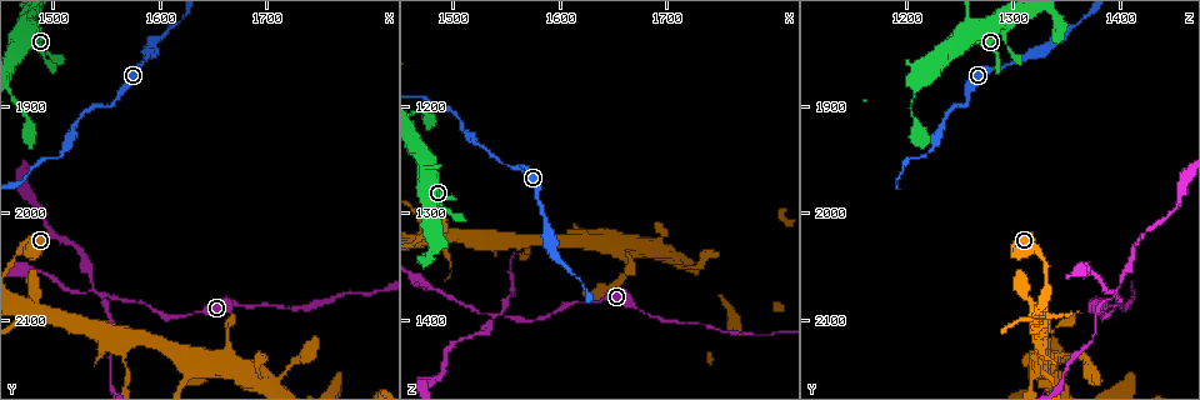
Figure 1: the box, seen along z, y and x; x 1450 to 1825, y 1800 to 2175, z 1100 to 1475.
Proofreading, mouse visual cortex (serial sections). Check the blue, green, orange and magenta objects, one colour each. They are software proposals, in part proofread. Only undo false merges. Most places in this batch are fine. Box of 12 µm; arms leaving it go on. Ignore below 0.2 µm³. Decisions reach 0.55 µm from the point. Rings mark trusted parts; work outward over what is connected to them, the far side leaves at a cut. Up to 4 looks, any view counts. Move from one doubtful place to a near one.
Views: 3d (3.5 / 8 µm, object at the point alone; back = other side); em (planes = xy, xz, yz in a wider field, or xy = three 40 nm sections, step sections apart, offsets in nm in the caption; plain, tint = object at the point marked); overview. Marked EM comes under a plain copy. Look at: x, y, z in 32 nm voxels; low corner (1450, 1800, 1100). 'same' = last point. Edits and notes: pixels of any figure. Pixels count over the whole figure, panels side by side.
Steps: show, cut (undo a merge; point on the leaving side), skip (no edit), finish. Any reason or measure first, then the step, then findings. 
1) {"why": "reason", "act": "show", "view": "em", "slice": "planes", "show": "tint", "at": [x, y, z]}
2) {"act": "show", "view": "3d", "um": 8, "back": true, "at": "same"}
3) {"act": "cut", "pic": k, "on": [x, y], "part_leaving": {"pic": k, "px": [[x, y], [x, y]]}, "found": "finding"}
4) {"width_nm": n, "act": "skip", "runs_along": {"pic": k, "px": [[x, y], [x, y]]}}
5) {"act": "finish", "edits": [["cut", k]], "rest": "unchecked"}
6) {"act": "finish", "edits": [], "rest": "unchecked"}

{"why": "a fork", "act": "show", "view": "3d", "um": 3.5, "at": [1556, 2126, 1328]}

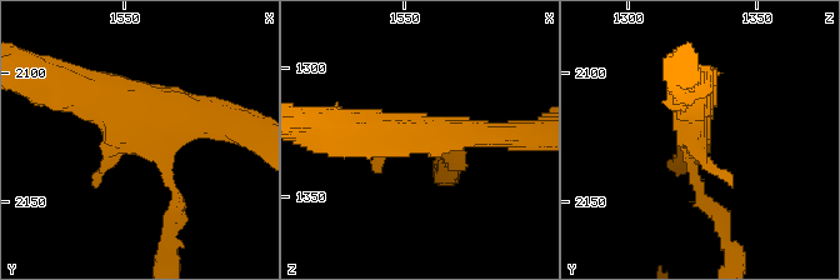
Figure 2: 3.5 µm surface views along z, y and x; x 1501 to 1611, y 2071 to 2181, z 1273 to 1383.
{"act": "show", "view": "em", "slice": "xy", "step": 3, "show": "tint", "at": [1556, 2126, 1326]}

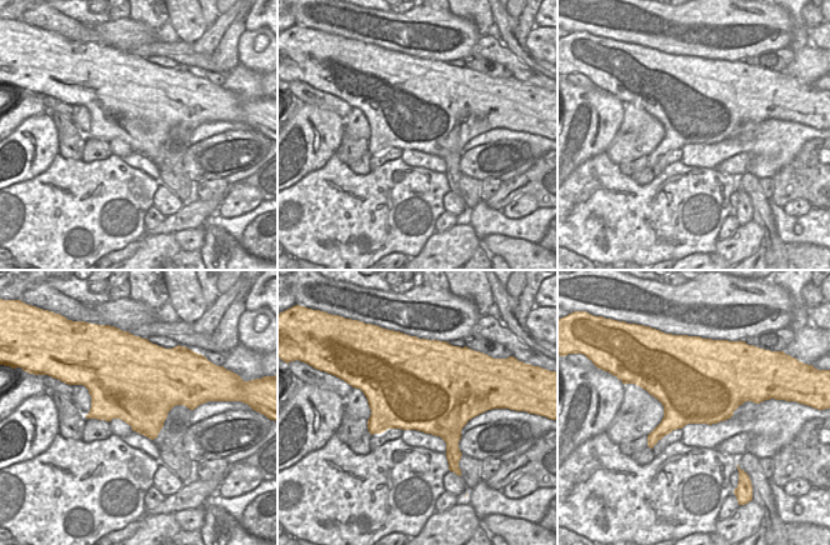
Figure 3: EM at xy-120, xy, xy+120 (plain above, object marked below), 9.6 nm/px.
{"act": "skip", "runs_along": {"pic": 2, "px": [[66, 86], [143, 118], [231, 125]]}, "found": "all the same cell"}

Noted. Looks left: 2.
{"why": "four arms meet", "act": "show", "view": "3d", "um": 3.5, "at": [1542, 2076, 1396]}

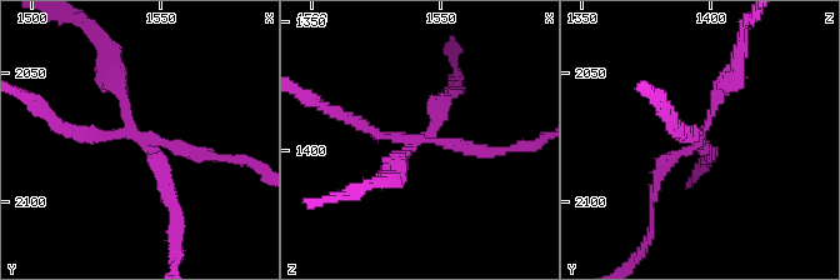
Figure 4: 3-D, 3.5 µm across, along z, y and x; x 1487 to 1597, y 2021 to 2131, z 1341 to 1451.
{"why": "now the EM", "act": "show", "view": "em", "slice": "xy", "step": 3, "show": "tint", "at": [1540, 2074, 1396]}

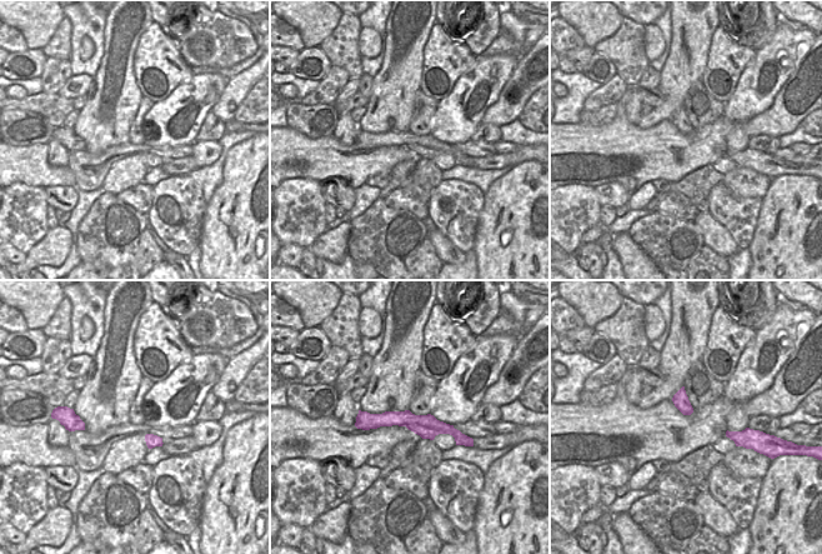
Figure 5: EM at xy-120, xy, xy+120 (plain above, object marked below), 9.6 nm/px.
{"arms": 4, "act": "cut", "pic": 4, "on": [116, 84], "part_leaving": {"pic": 4, "px": [[416, 141], [381, 180]]}, "found": "a second cell is stuck on"}

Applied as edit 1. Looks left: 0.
{"act": "finish", "edits": [["cut", 4]], "rest": "unchecked"}

